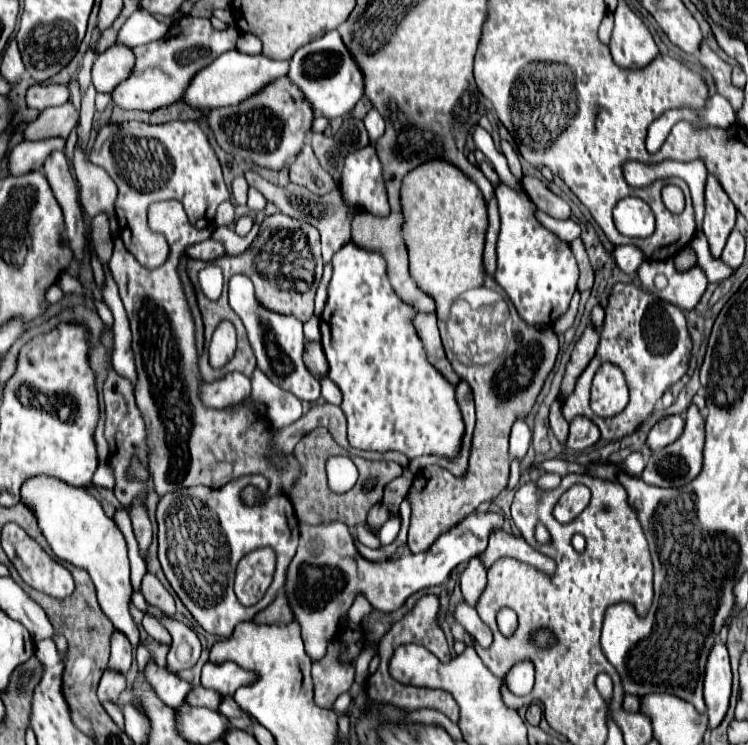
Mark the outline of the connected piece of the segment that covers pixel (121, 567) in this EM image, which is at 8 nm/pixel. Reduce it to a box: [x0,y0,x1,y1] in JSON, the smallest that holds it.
[20,474,138,648]

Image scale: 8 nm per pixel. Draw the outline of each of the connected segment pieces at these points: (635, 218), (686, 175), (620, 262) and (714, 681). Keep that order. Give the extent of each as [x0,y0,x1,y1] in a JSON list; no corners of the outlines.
[[614,198,654,238],[674,160,706,218],[612,244,644,278],[704,640,732,728]]

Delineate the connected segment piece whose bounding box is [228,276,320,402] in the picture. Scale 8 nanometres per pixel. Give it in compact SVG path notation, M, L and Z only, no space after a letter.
M236 276L232 280L232 286L228 286L228 296L230 296L232 310L242 318L242 322L248 330L248 340L258 358L258 368L276 386L292 392L300 400L316 402L320 398L320 382L306 370L306 366L302 362L302 350L304 350L302 322L294 316L282 316L282 314L262 308L254 296L254 286L252 286L250 278L246 278L246 276Z

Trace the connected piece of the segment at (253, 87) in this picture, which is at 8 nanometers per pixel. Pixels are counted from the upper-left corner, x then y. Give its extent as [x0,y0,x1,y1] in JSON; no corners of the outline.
[182,50,288,110]

